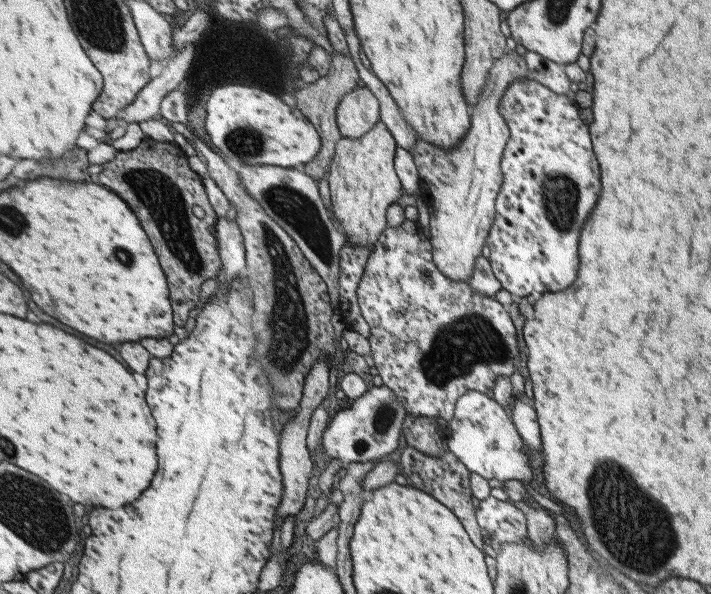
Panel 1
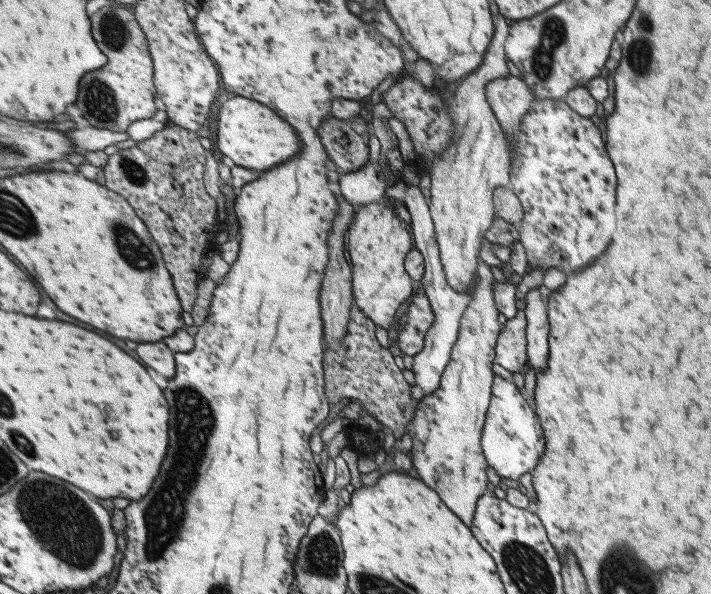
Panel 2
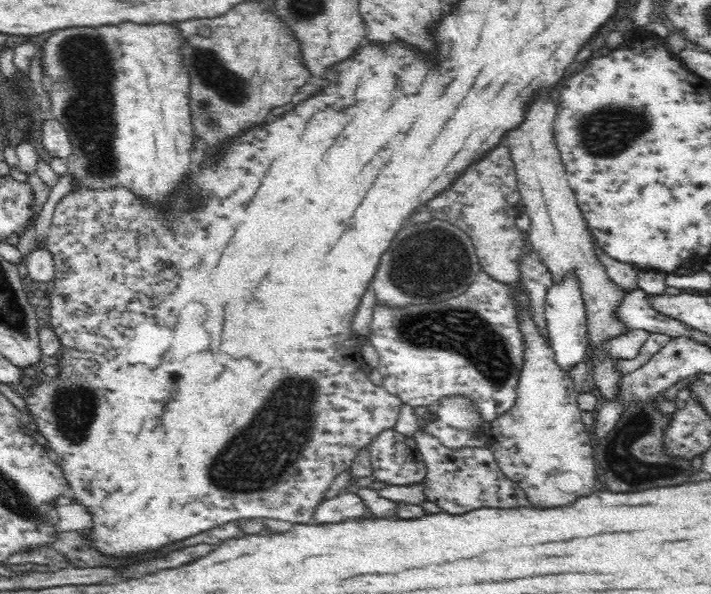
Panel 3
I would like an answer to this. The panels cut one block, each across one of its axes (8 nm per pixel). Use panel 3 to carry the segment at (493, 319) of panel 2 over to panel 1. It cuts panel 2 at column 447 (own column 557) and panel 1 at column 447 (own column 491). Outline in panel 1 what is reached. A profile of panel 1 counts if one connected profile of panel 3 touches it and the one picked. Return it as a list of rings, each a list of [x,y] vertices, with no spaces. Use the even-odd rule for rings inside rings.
[[[406,414],[403,417],[400,434],[403,434],[407,445],[425,455],[437,457],[443,451],[449,451],[447,438],[450,437],[450,431],[442,418],[417,417],[413,414]]]

